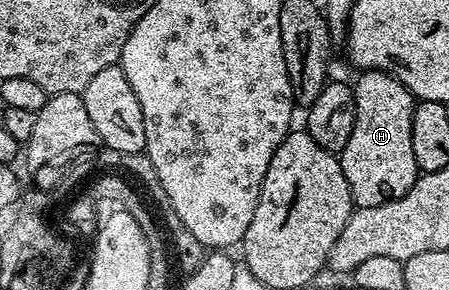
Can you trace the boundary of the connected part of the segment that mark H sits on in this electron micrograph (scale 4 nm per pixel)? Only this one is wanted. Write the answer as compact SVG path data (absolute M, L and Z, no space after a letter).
M366 71L357 76L352 87L356 106L354 129L338 158L356 207L386 205L386 201L410 193L418 178L412 140L414 97L385 71Z

